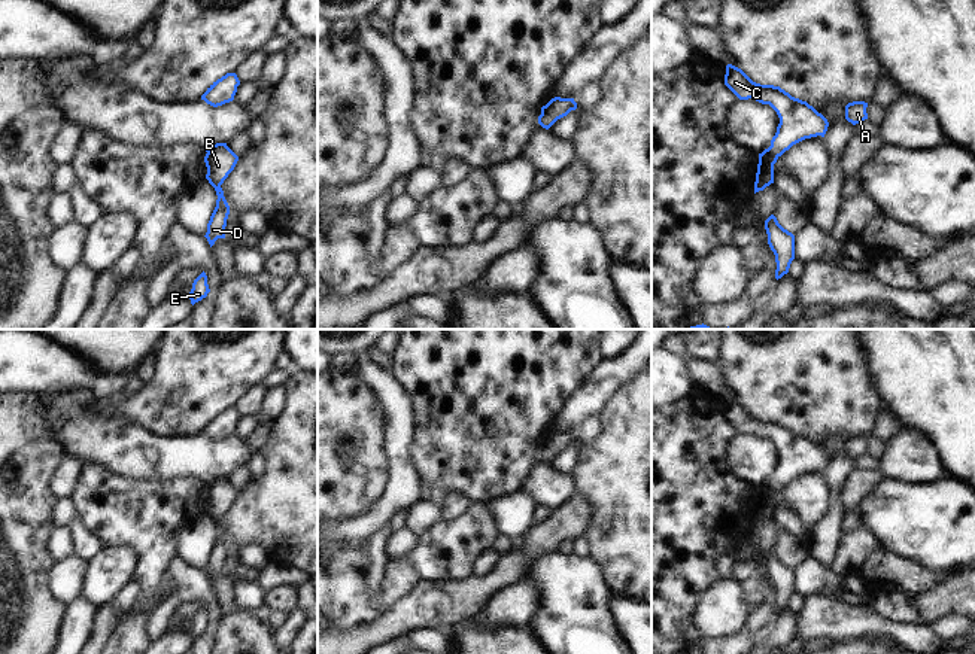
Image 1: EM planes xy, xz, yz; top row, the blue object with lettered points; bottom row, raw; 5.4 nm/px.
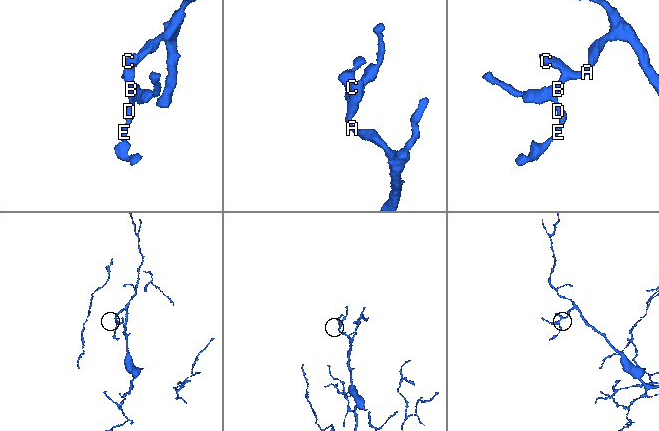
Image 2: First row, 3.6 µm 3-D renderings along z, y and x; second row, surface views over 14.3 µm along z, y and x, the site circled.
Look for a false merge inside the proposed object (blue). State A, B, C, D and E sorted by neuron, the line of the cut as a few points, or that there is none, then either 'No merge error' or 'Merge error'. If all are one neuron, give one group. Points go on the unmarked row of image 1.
Groups: A B C D E. No split. No merge error

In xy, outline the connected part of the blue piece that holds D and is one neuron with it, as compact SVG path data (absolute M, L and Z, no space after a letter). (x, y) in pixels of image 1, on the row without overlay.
M216 477L206 481L204 496L207 501L206 512L215 521L218 533L216 541L207 557L206 572L210 581L218 572L225 572L225 560L230 548L230 539L224 530L221 518L234 504L239 490L227 480L227 477Z

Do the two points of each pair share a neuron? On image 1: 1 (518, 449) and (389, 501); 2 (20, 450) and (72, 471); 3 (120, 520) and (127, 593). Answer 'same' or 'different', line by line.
1: different
2: different
3: different

